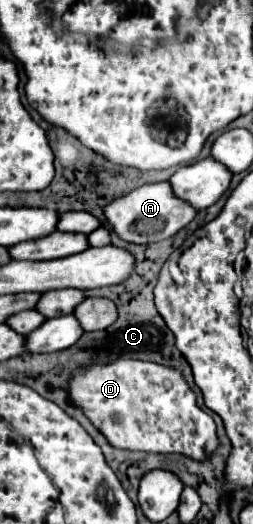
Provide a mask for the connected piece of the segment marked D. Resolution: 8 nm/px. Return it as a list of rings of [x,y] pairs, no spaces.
[[[120,358],[110,364],[80,366],[70,378],[70,404],[78,406],[92,422],[92,426],[98,432],[102,432],[102,436],[110,442],[110,446],[118,450],[182,454],[186,458],[194,458],[202,462],[208,460],[220,446],[214,420],[198,408],[196,394],[190,390],[182,370],[178,368],[170,368],[154,362],[142,362],[142,360],[128,360],[128,358]]]

